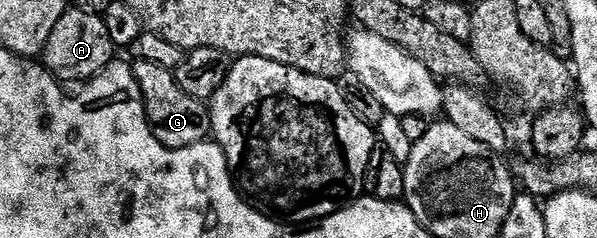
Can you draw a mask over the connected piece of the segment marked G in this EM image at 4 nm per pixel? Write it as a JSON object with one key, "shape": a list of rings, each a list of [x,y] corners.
{"shape":[[[137,60],[132,64],[132,73],[144,99],[148,124],[152,128],[154,138],[158,138],[164,148],[185,148],[203,144],[209,139],[209,105],[186,94],[176,81],[175,71],[164,69],[155,62]]]}

